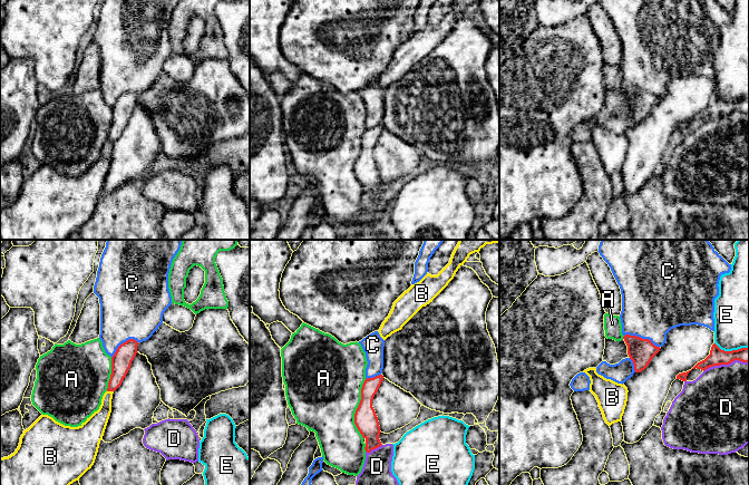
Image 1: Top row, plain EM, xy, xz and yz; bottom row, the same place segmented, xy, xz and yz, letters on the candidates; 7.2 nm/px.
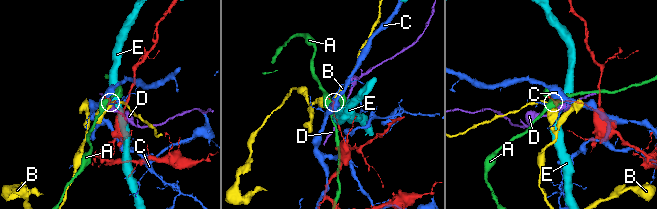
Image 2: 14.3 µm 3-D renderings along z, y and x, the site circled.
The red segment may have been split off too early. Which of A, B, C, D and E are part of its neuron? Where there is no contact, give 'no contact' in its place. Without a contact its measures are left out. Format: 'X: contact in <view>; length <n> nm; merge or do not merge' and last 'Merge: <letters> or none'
A: contact in xz; length 440 nm; do not merge
B: contact in xy; length 50 nm; do not merge
C: contact in yz; length 280 nm; do not merge
D: contact in yz; length 340 nm; do not merge
E: contact in yz; length 260 nm; do not merge
Merge: none

